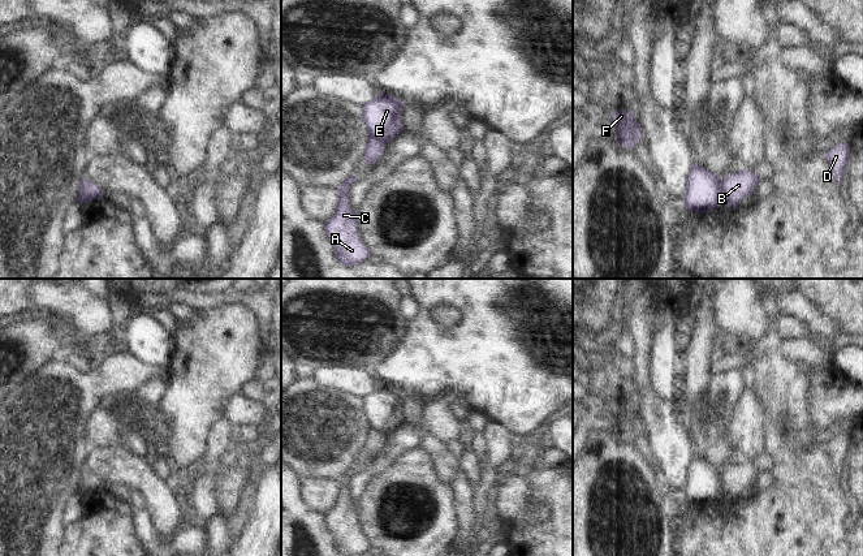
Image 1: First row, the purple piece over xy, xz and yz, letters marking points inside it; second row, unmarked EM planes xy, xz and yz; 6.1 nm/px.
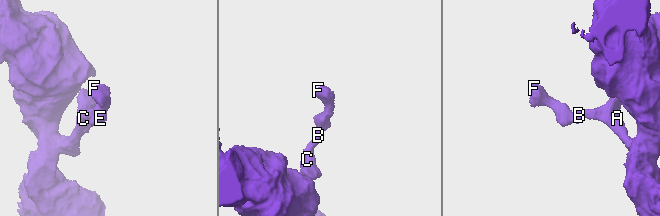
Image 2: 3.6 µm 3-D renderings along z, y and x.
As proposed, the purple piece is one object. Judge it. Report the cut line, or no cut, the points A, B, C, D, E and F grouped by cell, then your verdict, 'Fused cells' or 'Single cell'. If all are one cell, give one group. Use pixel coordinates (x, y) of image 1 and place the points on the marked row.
Split along yz (724, 181), (723, 202). Groups: A B C D / E F. Fused cells

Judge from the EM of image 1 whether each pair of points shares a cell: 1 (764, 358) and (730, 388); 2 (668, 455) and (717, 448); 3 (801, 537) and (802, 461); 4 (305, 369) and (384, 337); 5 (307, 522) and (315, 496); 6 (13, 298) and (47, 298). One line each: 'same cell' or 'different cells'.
1: different cells
2: different cells
3: same cell
4: same cell
5: different cells
6: different cells

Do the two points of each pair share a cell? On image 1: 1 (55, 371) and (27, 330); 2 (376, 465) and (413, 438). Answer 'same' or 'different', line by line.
1: different
2: same

